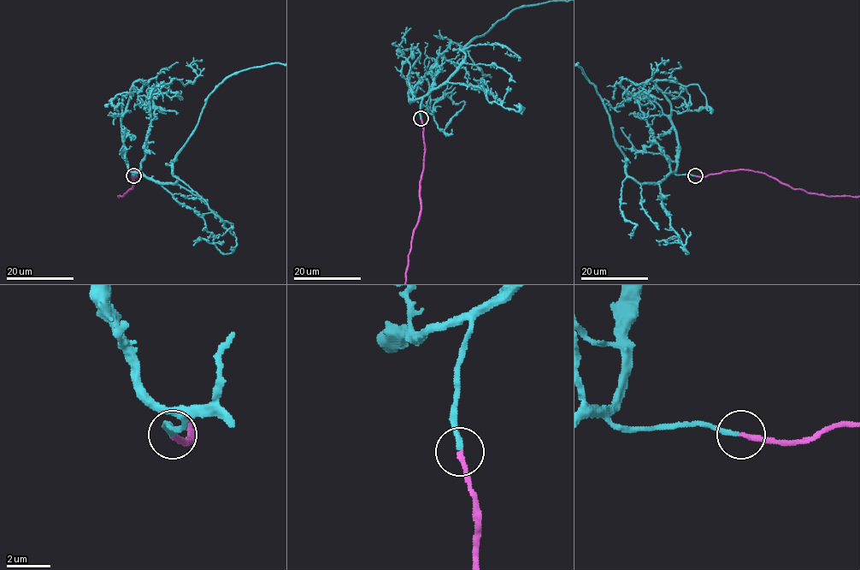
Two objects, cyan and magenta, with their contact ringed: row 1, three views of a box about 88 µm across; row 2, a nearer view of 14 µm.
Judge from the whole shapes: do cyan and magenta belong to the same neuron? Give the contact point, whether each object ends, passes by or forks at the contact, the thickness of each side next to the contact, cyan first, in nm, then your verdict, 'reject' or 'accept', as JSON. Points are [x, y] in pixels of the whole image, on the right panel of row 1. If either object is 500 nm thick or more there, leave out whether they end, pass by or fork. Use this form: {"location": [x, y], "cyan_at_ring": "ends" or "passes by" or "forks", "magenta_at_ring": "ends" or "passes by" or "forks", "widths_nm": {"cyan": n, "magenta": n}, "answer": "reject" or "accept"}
{"location": [695, 175], "cyan_at_ring": "ends", "magenta_at_ring": "ends", "widths_nm": {"cyan": 240, "magenta": 200}, "answer": "accept"}

